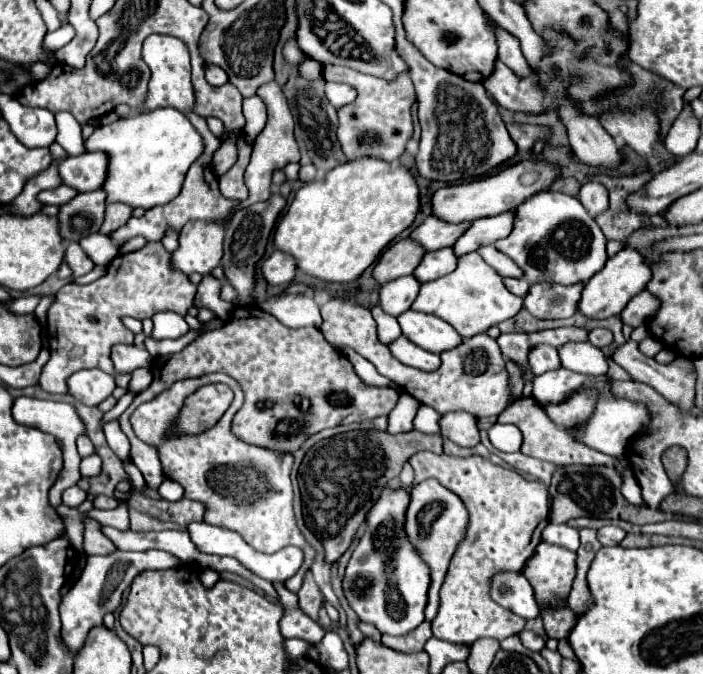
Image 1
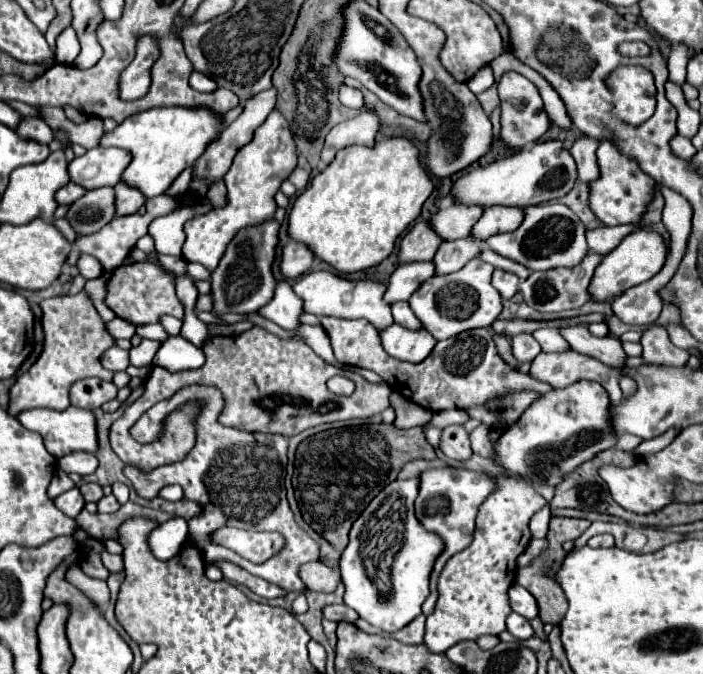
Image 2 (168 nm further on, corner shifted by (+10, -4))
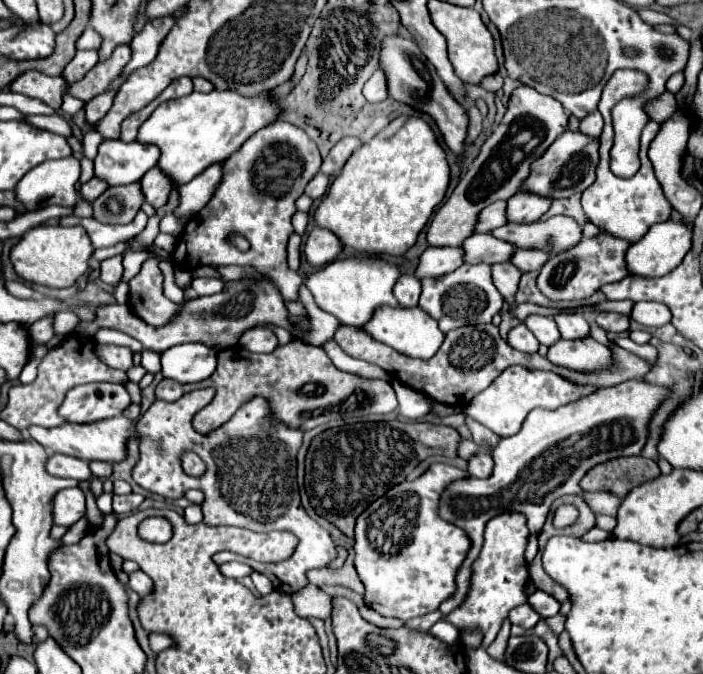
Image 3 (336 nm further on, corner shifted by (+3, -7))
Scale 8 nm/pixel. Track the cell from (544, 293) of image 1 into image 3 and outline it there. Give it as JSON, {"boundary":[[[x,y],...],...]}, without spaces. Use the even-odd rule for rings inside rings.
{"boundary":[[[606,231],[598,233],[596,237],[582,237],[582,241],[566,251],[560,251],[552,255],[544,267],[538,273],[538,285],[540,291],[552,299],[552,301],[562,301],[562,299],[584,299],[590,297],[594,291],[598,291],[606,283],[620,281],[628,277],[628,267],[626,267],[626,251],[632,243],[620,237],[614,237]]]}

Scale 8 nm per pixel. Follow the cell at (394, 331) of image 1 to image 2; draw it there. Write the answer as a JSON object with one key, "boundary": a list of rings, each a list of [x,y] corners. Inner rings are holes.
{"boundary":[[[307,272],[295,280],[293,292],[299,298],[303,298],[305,312],[315,314],[315,316],[337,316],[337,318],[347,318],[347,320],[365,318],[377,330],[385,330],[387,326],[393,324],[391,306],[385,304],[385,300],[381,300],[381,296],[385,294],[385,286],[379,282],[365,282],[365,280],[351,282],[331,272]]]}

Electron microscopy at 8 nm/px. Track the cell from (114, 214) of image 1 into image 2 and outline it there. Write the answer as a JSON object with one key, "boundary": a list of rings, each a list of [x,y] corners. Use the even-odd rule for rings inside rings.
{"boundary":[[[125,184],[115,186],[115,216],[135,214],[145,204],[145,198],[135,188],[125,188]]]}

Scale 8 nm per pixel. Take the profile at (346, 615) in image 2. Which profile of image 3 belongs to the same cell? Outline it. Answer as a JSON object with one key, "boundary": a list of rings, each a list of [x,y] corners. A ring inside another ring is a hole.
{"boundary":[[[308,585],[308,587],[300,589],[300,593],[294,593],[292,601],[294,601],[296,613],[300,617],[320,617],[320,619],[330,617],[332,599],[330,599],[330,595],[326,595],[322,589],[318,589],[314,585]]]}

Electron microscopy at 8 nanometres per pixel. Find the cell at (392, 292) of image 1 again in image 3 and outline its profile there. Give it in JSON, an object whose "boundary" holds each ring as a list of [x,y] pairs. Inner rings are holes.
{"boundary":[[[428,247],[416,269],[416,277],[438,277],[456,271],[462,265],[464,249],[462,247]]]}

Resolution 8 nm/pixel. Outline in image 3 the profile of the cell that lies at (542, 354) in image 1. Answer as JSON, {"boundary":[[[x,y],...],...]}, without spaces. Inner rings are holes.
{"boundary":[[[520,323],[520,325],[516,325],[516,327],[512,327],[508,331],[508,343],[514,349],[524,351],[524,353],[536,353],[538,351],[538,345],[540,345],[538,339],[530,333],[530,329],[524,323]]]}

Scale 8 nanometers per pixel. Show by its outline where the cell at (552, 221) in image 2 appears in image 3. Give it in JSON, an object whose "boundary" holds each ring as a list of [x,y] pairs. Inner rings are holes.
{"boundary":[[[560,215],[542,223],[506,223],[496,227],[492,235],[510,241],[516,247],[540,247],[554,255],[572,247],[572,243],[578,243],[582,239],[582,227],[574,219]]]}

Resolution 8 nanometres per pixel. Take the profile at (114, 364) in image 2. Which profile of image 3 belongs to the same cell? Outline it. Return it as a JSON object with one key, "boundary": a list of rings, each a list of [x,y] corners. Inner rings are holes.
{"boundary":[[[96,343],[96,355],[100,361],[104,361],[108,367],[128,371],[132,367],[132,351],[128,347],[118,347],[118,345],[102,345]]]}

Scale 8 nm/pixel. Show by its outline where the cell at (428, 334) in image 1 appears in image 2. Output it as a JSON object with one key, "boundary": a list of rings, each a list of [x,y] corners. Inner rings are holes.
{"boundary":[[[397,302],[391,308],[393,308],[393,318],[399,326],[409,328],[409,330],[421,330],[423,328],[421,320],[417,320],[417,316],[413,314],[413,310],[409,308],[407,302]]]}

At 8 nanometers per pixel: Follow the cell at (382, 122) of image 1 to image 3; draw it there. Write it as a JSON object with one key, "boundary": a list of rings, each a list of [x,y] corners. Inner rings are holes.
{"boundary":[[[346,137],[346,139],[342,139],[340,143],[336,143],[336,145],[332,147],[332,151],[328,153],[328,157],[322,161],[320,171],[322,171],[324,175],[336,175],[336,173],[344,167],[344,163],[348,161],[348,157],[350,157],[360,145],[362,145],[362,141],[360,141],[358,137]]]}

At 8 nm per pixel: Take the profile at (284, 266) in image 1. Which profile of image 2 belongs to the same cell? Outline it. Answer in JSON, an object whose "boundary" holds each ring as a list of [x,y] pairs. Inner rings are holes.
{"boundary":[[[291,240],[289,244],[283,246],[281,264],[279,264],[281,276],[285,280],[295,280],[311,268],[313,260],[315,260],[315,256],[311,256],[311,252],[303,248],[303,244],[297,244]]]}

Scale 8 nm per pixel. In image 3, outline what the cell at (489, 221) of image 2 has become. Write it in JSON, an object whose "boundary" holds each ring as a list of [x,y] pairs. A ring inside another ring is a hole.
{"boundary":[[[518,191],[512,199],[508,199],[508,221],[534,223],[550,209],[550,203],[552,199],[548,197],[530,191]]]}

